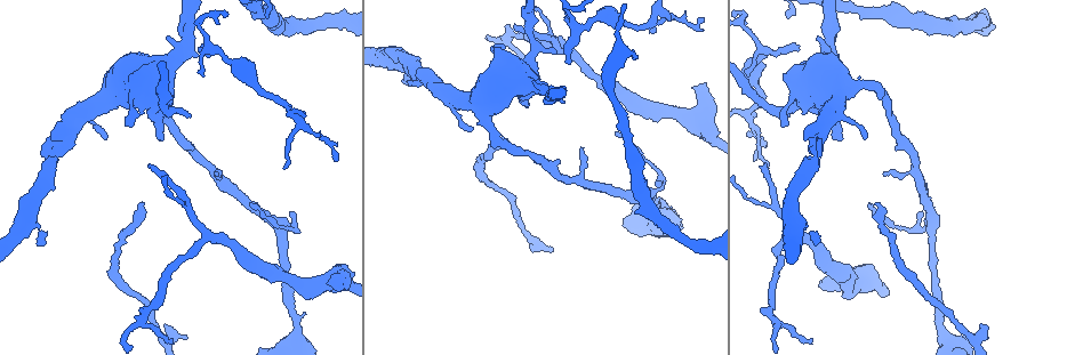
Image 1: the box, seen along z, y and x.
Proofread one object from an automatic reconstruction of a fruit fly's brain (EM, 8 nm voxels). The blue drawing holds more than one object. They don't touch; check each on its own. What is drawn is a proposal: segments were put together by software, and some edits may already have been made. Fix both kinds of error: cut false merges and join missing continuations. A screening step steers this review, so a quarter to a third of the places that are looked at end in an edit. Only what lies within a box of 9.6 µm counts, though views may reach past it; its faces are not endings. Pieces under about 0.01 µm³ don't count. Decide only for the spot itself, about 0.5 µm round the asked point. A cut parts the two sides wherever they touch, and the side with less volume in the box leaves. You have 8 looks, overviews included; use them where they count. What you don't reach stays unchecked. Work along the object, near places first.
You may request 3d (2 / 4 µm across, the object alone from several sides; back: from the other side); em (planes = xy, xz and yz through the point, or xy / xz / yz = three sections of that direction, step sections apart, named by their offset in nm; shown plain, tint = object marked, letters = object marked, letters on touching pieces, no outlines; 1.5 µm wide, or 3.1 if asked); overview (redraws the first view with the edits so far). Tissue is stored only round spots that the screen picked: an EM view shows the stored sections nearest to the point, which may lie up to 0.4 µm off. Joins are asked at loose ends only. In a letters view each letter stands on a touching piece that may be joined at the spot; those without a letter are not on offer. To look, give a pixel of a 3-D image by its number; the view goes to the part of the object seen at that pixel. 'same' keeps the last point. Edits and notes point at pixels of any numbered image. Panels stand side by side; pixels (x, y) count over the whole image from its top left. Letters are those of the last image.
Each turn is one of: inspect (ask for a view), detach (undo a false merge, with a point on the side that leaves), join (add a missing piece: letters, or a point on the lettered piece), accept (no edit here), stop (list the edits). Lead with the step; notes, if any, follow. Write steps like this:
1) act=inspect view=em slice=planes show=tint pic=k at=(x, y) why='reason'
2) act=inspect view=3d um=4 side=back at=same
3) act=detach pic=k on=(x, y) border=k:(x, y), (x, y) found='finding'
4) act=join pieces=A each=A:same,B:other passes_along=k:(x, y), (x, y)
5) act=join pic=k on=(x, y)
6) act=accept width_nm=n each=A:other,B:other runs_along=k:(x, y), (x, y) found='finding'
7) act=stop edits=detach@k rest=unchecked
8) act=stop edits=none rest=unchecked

act=inspect view=em slice=yz step=4 show=tint pic=1 at=(922, 211) why='thin end'

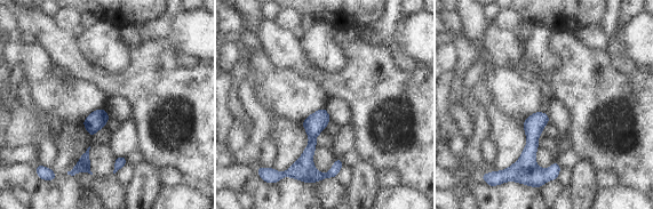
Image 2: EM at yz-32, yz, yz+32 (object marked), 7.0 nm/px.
act=inspect view=em slice=planes show=letters at=same

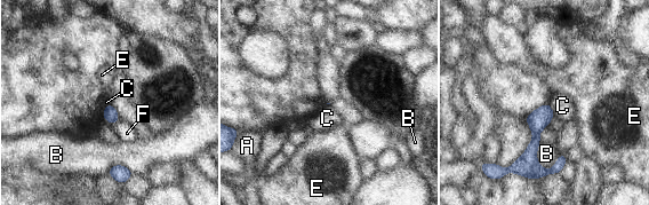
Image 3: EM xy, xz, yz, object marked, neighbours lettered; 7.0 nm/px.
act=accept each=A:other,B:other,C:other,E:other,F:other runs_along=3:(546, 107), (531, 149), (536, 172) found='none of them fits'

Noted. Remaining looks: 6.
act=inspect view=3d um=2 pic=1 at=(879, 204) why='long arm stops here'

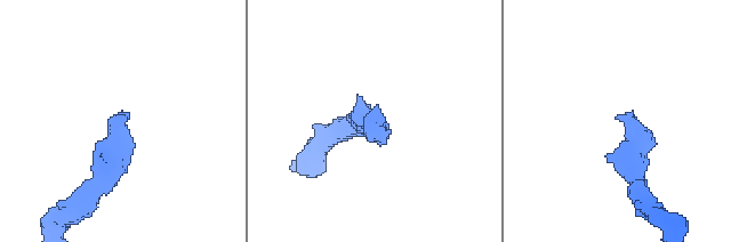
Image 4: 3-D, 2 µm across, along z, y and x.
act=inspect view=em slice=yz step=8 show=plain pic=4 at=(628, 112) why='now the EM'

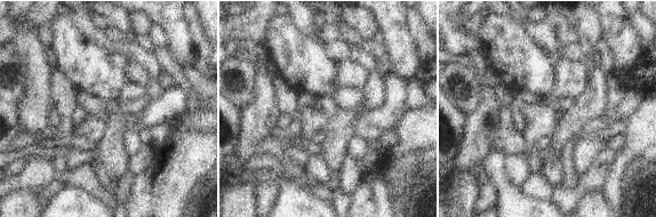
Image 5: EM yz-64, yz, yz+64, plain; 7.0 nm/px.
act=inspect view=em slice=yz step=8 show=letters at=same

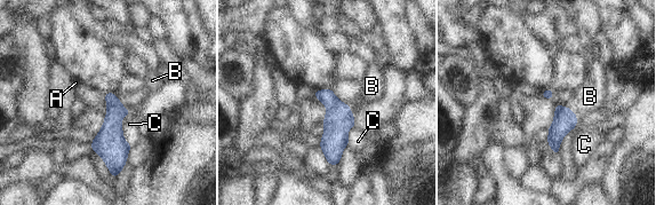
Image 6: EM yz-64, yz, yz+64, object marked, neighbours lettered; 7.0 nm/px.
act=join pieces=B each=A:other,B:same,C:other passes_along=6:(338, 118), (350, 109), (372, 86) found='it goes on there'

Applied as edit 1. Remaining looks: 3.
act=inspect view=em slice=xz step=4 show=tint pic=1 at=(187, 205) why='side arm on a straight run'

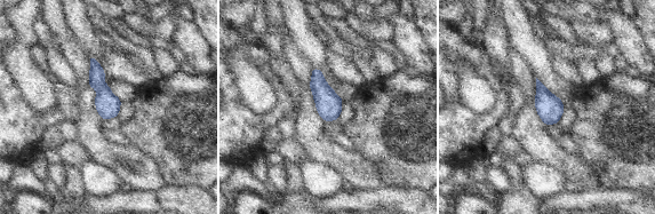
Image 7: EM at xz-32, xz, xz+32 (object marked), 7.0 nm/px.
act=inspect view=em slice=planes show=letters at=same

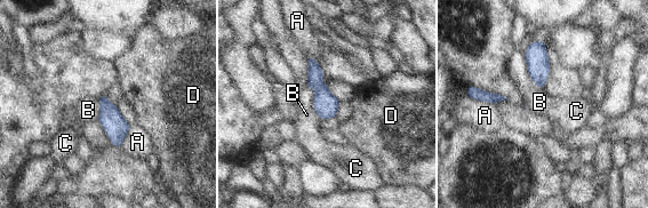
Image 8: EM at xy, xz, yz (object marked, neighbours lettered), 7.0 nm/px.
act=accept each=A:other,B:other,C:other,D:other found='all the same cell'

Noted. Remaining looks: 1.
act=inspect view=em slice=xy step=8 show=letters pic=1 at=(863, 136) why='branch stops here'

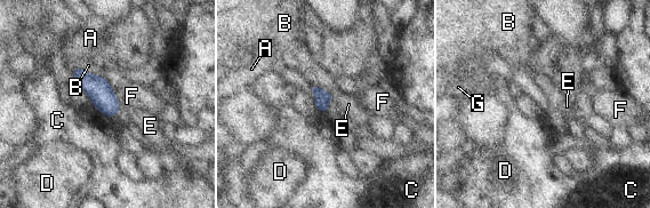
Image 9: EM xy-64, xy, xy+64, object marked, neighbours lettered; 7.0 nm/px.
act=accept each=A:other,B:other,C:other,D:other,E:other,F:other,G:other border=9:(112, 89), (120, 106) found='no lettered piece goes on from it'

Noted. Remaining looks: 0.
act=stop edits=join@6 rest=unchecked

